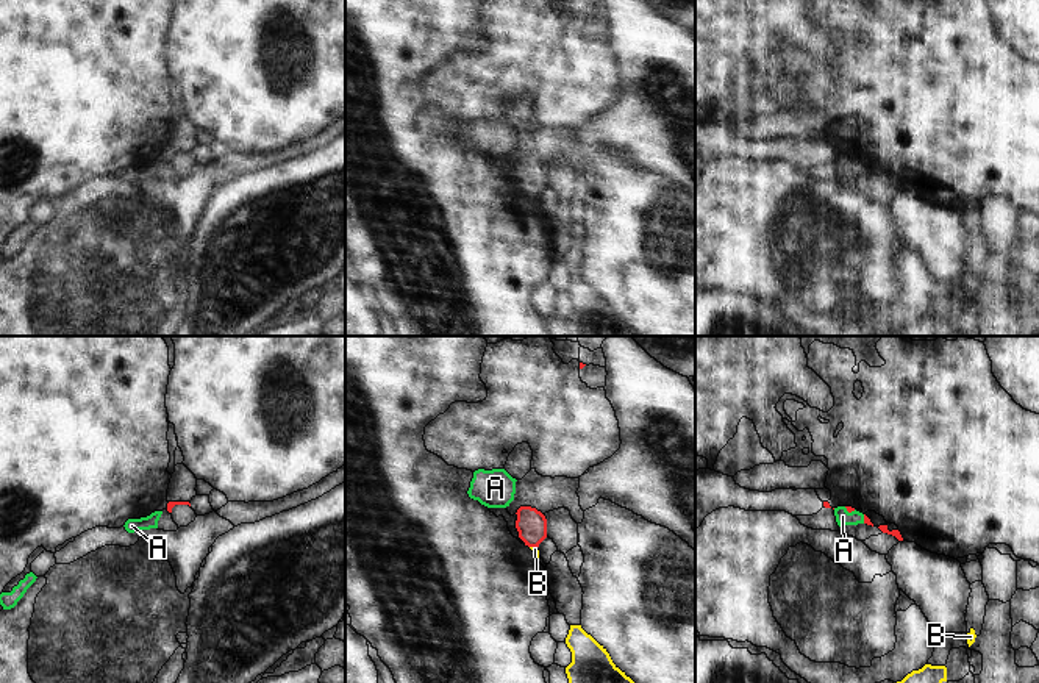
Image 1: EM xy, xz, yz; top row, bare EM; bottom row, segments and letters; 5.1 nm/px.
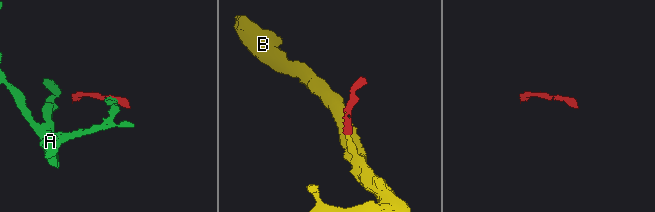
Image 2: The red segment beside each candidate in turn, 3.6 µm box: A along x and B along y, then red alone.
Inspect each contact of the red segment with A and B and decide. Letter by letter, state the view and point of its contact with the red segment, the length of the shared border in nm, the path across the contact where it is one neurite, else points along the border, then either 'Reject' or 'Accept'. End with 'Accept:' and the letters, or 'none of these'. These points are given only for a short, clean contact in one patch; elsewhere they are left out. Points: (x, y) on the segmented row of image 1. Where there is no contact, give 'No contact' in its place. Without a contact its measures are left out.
A: Touches red at yz (850, 511). Shared border 70 nm. Boundary: yz (844, 507), (849, 511), (855, 510). Reject
B: Touches red at xz (533, 546). Shared border 40 nm. Boundary: xz (530, 546), (536, 547). Reject
Accept: none of these

